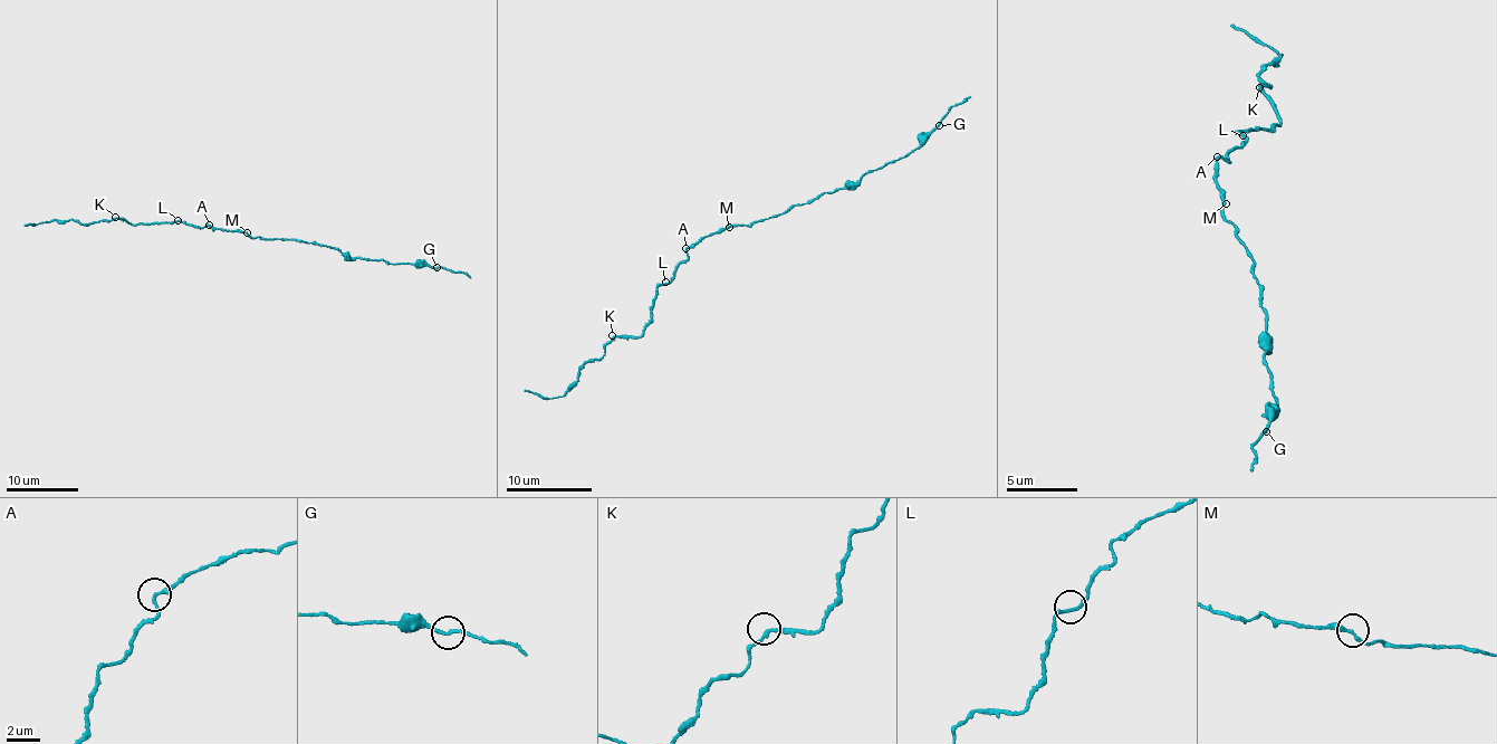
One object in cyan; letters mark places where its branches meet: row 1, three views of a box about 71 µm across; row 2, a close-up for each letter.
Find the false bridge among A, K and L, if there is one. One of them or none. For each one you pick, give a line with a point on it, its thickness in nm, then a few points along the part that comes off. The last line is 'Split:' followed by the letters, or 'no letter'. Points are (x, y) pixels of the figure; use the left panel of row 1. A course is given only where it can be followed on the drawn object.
Split: no letter

